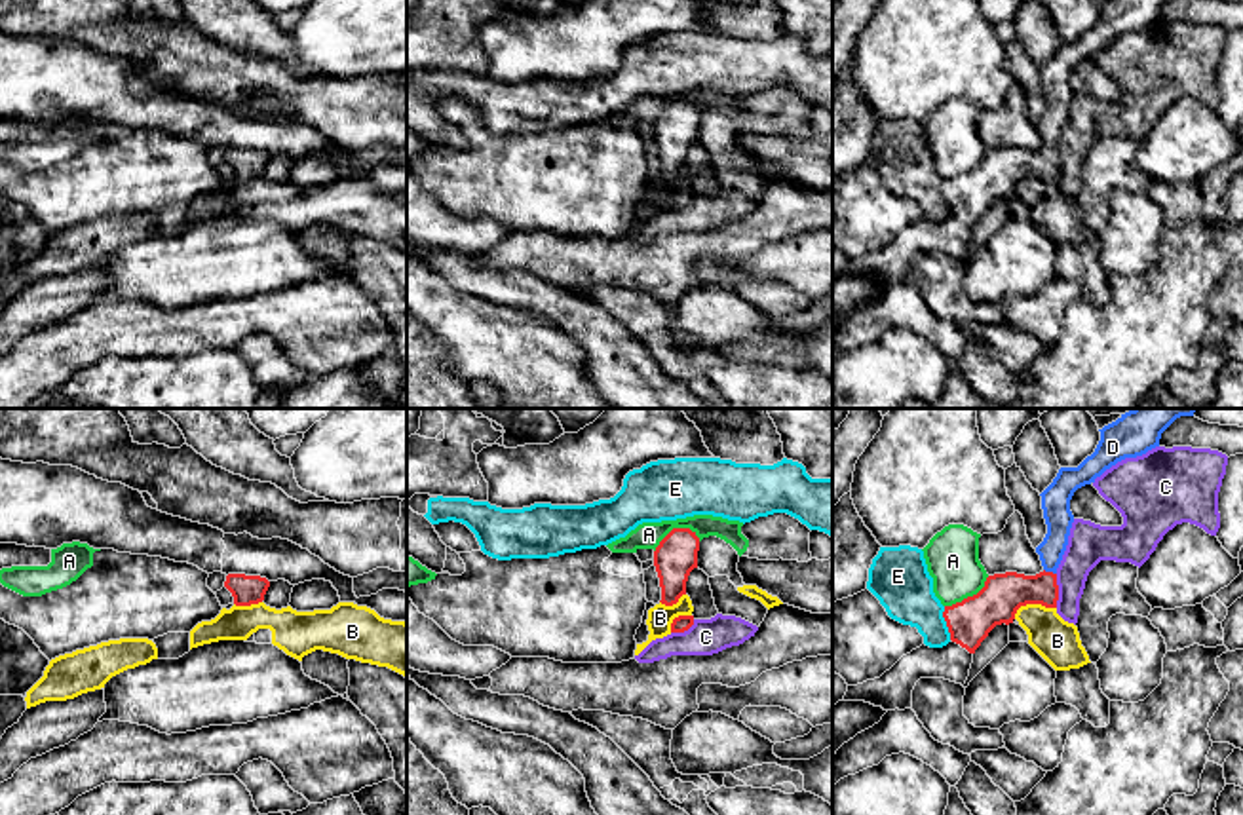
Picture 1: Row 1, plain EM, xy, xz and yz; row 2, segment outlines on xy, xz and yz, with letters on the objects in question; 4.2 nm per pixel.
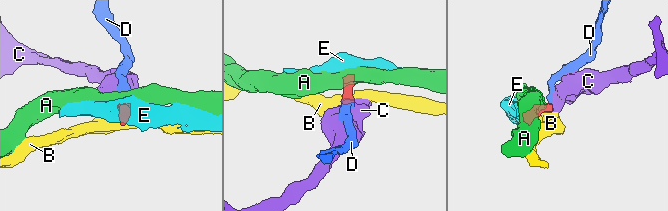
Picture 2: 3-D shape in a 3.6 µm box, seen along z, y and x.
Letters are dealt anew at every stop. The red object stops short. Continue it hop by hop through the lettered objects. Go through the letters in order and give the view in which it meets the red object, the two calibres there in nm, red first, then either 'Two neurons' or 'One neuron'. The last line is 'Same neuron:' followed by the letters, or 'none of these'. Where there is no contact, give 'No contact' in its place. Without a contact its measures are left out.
A: Touches red in xz. Thickness 180 nm (red) against 110 nm. Two neurons
B: Touches red in yz. Thickness 180 nm (red) against 190 nm. Two neurons
C: Touches red in yz. Thickness 180 nm (red) against 180 nm. Two neurons
D: Touches red in yz. Thickness 180 nm (red) against 120 nm. One neuron
E: Touches red in yz. Thickness 190 nm (red) against 240 nm. Two neurons
Same neuron: D

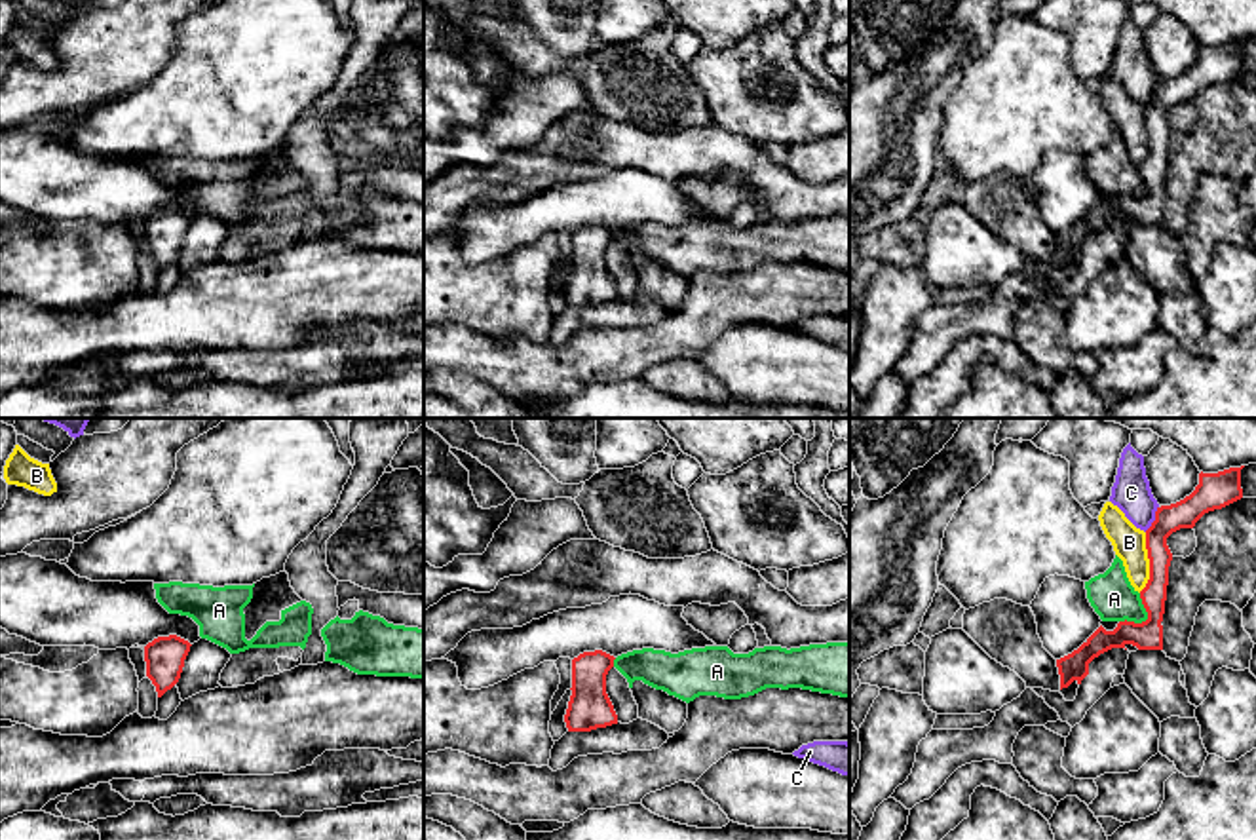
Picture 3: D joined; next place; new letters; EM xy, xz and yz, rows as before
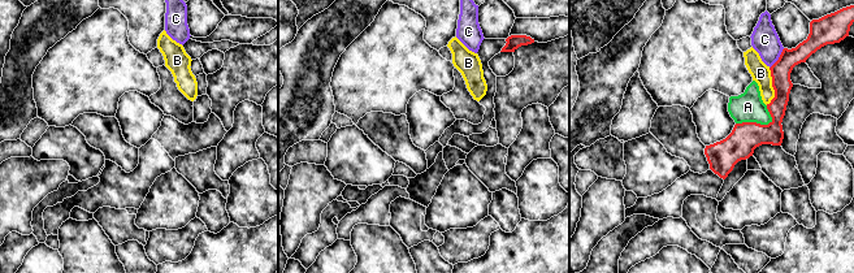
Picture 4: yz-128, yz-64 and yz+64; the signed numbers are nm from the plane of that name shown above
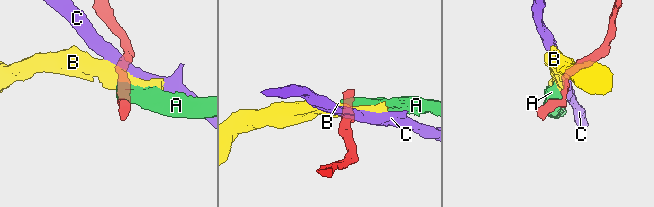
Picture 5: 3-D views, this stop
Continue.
A: Touches red in yz. Thickness 130 nm (red) against 190 nm. Two neurons
B: Touches red in yz. Thickness 120 nm (red) against 140 nm. Two neurons
C: Touches red in yz. Thickness 140 nm (red) against 170 nm. Two neurons
Same neuron: none of these

